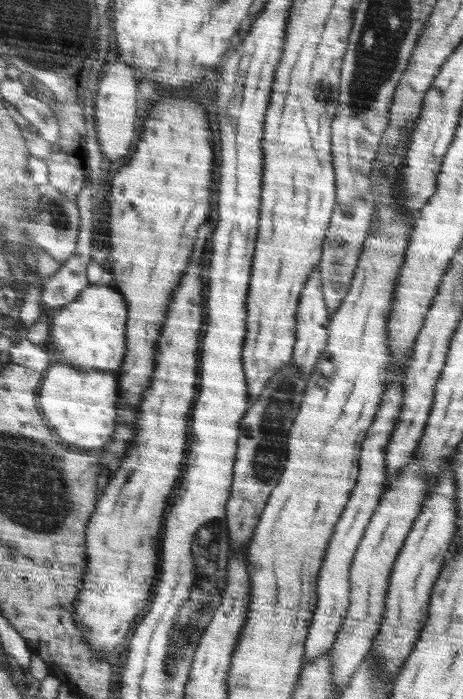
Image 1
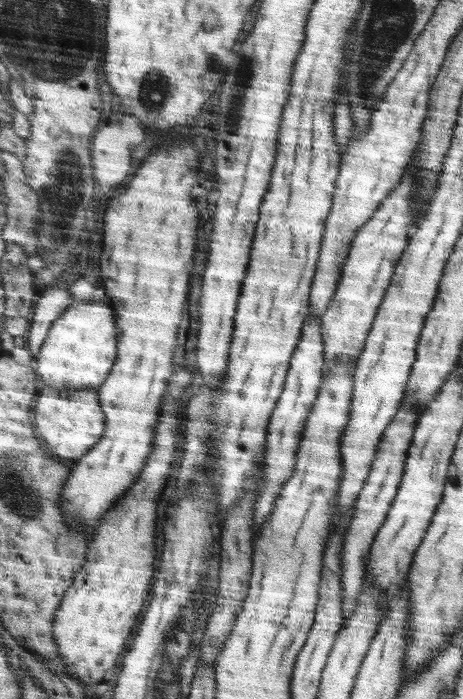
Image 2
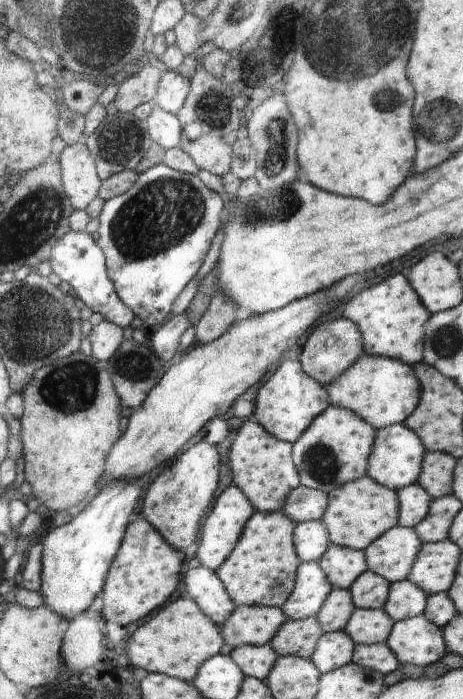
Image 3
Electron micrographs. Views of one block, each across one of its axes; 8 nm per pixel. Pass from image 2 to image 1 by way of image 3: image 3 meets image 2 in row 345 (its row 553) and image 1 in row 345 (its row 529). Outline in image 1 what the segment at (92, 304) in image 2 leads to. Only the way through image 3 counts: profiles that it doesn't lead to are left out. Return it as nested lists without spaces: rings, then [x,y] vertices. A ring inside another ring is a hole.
[[[96,284],[84,291],[71,306],[66,306],[51,321],[51,339],[56,358],[74,360],[86,370],[116,370],[124,364],[128,354],[128,320],[130,320],[128,299],[112,286]]]

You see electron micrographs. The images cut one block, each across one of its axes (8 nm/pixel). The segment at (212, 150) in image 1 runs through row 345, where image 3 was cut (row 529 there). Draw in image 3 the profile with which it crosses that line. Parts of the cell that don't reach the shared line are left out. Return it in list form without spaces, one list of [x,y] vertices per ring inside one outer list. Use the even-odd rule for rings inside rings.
[[[136,520],[128,528],[128,538],[124,540],[124,550],[120,550],[120,558],[116,557],[116,566],[112,566],[112,574],[106,586],[106,608],[104,614],[108,620],[116,620],[124,626],[140,622],[154,616],[170,598],[176,594],[182,582],[184,564],[178,550],[154,528],[148,520]]]

